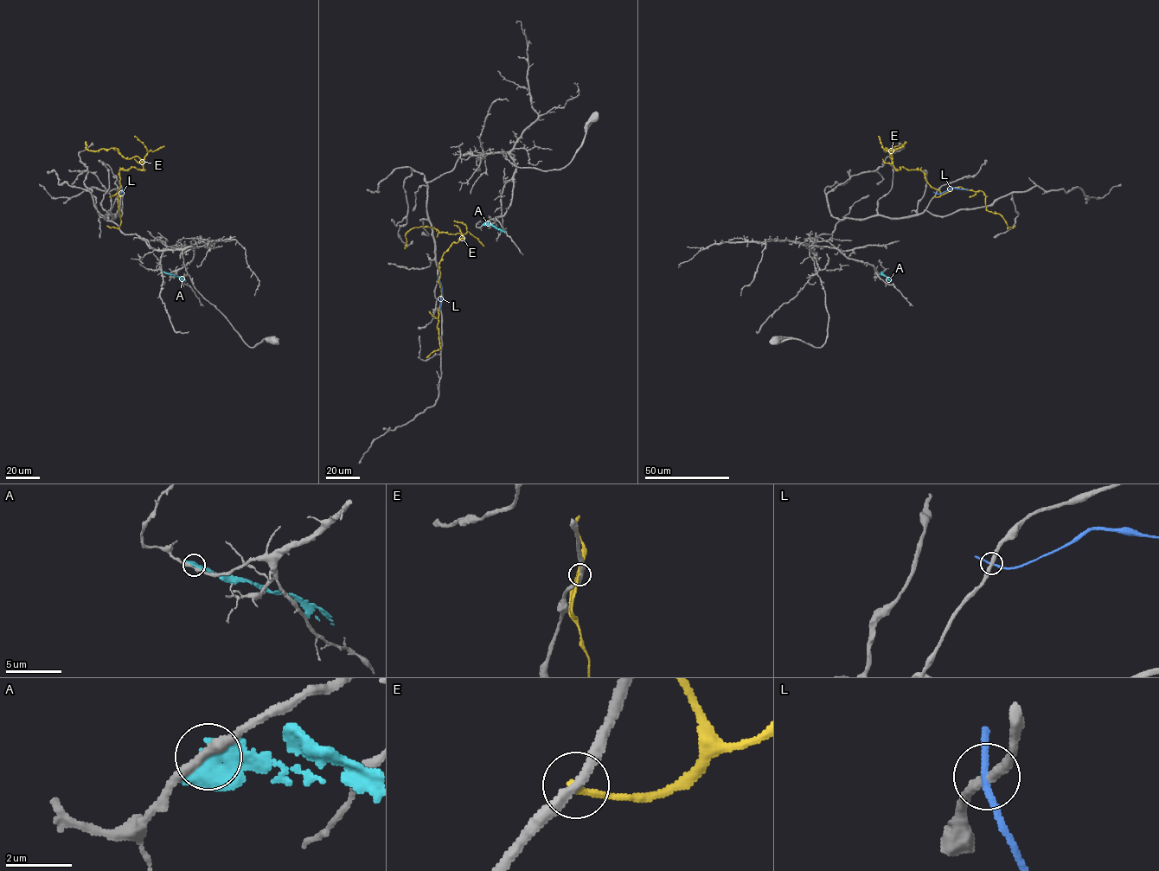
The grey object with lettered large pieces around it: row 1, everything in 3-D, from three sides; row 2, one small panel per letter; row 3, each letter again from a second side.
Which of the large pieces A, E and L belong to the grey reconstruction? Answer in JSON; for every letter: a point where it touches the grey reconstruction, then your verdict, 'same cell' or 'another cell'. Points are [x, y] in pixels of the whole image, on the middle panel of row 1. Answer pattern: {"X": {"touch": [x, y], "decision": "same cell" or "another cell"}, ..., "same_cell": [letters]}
{"A": {"touch": [483, 224], "decision": "another cell"}, "E": {"touch": [439, 277], "decision": "another cell"}, "L": {"touch": [438, 278], "decision": "another cell"}, "same_cell": []}

